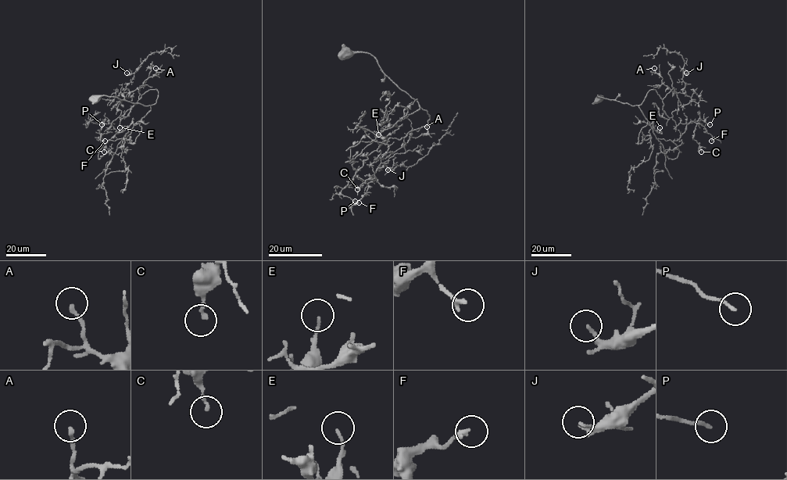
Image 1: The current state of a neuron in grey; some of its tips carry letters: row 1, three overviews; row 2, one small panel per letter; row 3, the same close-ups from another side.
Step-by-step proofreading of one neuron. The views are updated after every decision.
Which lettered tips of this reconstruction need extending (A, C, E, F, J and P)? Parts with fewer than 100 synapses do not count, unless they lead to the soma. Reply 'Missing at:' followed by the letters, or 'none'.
Missing at: none

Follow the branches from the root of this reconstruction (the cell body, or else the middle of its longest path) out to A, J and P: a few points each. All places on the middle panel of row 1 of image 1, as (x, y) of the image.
A: (345, 53), (370, 53), (429, 115), (427, 126), (404, 137), (405, 152), (394, 154), (427, 127)
J: (345, 53), (370, 53), (429, 115), (427, 126), (404, 137), (405, 152), (384, 163), (398, 165), (388, 170)
P: (345, 53), (370, 53), (430, 116), (427, 126), (399, 139), (390, 137), (367, 155), (341, 191), (355, 201)

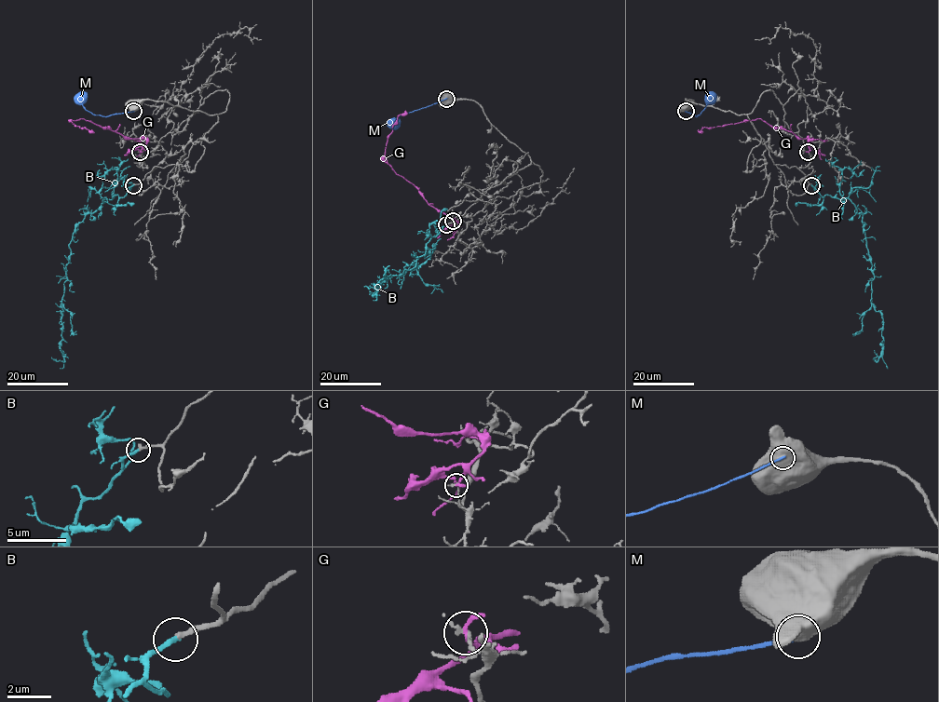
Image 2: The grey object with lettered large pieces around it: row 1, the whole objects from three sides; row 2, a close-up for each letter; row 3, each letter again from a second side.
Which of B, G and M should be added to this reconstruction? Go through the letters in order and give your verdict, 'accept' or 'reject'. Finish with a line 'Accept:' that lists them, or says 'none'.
B: accept
G: reject
M: reject
Accept: B

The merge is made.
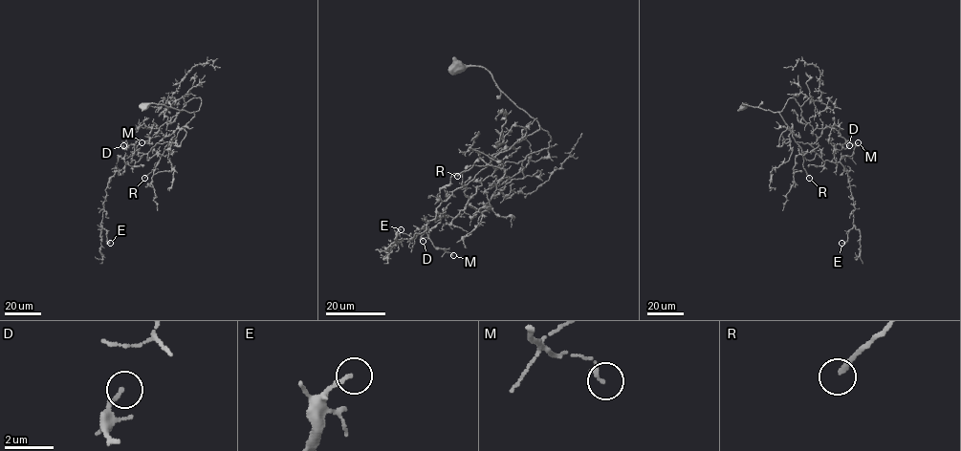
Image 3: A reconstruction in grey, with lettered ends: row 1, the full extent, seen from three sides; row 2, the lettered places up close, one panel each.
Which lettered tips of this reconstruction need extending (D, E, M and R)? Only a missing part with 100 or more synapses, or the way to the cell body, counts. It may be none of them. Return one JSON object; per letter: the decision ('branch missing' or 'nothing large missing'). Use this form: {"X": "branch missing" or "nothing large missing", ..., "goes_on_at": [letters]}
{"D": "nothing large missing", "E": "nothing large missing", "M": "nothing large missing", "R": "branch missing", "goes_on_at": ["R"]}

